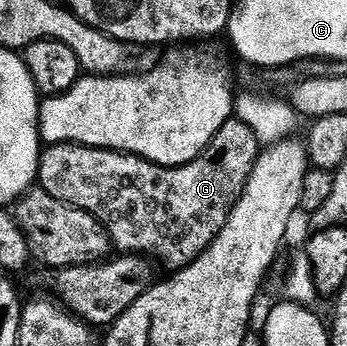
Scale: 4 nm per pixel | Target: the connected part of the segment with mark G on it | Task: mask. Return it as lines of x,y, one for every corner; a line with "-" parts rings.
234,117
224,123
219,133
215,133
204,153
182,167
160,167
138,155
107,151
104,147
55,143
42,150
37,177
40,190
95,216
104,225
118,252
152,257
166,267
166,272
176,273
187,264
194,263
213,244
247,185
258,154
257,135
244,121

